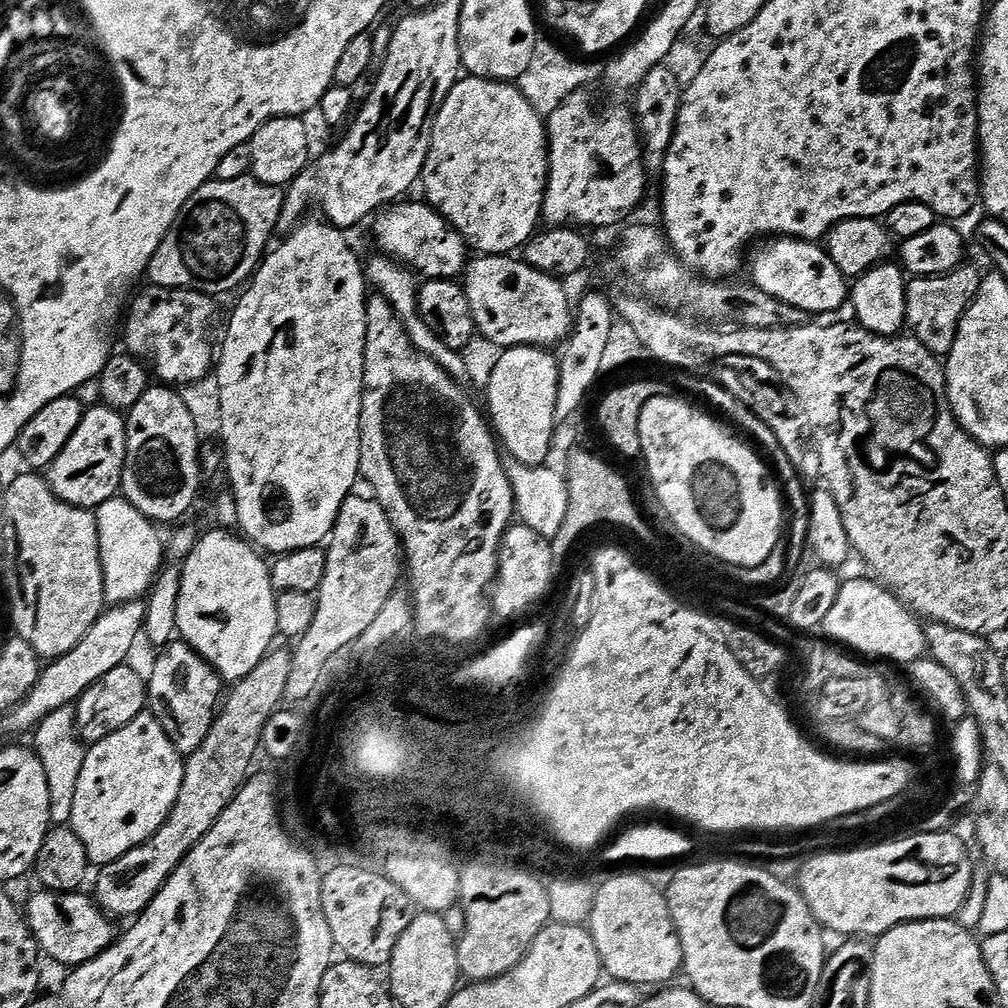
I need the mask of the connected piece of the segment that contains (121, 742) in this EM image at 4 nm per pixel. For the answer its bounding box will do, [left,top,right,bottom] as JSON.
[70,714,184,866]

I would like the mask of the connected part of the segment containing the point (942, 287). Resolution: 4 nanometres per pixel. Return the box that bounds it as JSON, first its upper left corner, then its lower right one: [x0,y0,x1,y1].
[906,266,982,357]

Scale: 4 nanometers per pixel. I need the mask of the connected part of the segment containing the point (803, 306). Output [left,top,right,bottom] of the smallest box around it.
[751,238,850,313]

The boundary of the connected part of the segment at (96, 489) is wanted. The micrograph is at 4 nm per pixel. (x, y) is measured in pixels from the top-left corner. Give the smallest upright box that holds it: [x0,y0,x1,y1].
[46,407,128,510]

